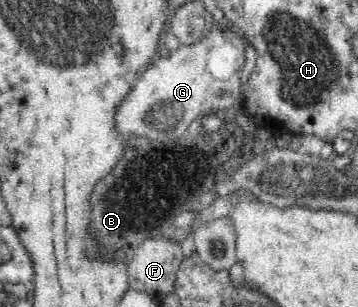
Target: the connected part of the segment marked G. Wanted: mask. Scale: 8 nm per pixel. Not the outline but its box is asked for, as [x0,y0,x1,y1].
[114,22,245,139]

